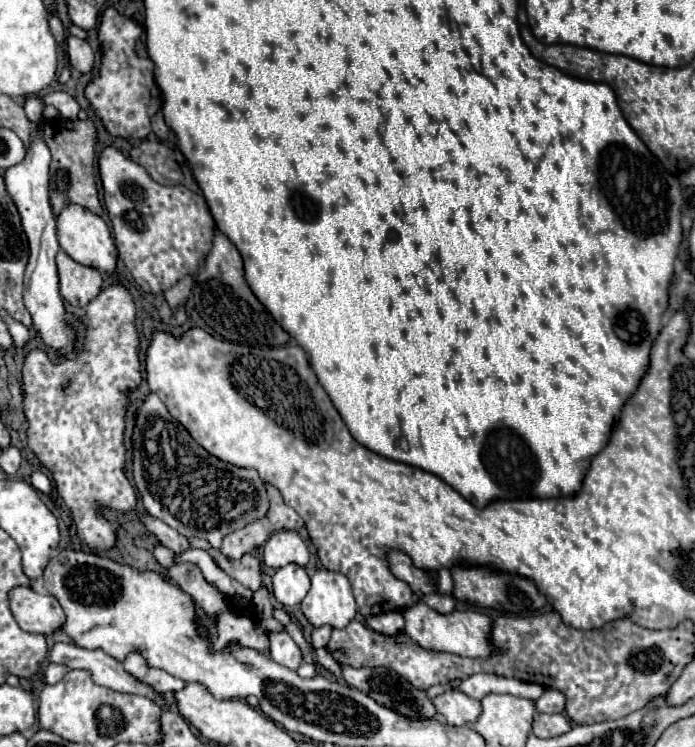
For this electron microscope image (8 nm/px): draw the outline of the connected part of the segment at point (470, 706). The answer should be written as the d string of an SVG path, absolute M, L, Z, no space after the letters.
M447 690L433 700L437 712L453 726L473 724L481 714L481 702L461 690Z

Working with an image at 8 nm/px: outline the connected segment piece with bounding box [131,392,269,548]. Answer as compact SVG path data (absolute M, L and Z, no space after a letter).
M155 392L143 398L135 414L131 442L133 480L141 494L143 508L179 534L205 538L213 548L221 548L227 534L267 516L269 496L257 470L239 468L209 454L191 438L181 422L169 414Z

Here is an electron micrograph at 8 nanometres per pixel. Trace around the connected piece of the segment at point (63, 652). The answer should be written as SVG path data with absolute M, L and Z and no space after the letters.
M59 642L59 644L53 644L53 646L49 648L47 660L49 660L49 662L55 662L55 664L65 664L65 666L69 666L69 668L87 670L87 672L91 672L91 678L93 678L95 684L107 686L107 688L113 688L113 690L125 692L125 694L145 696L145 698L149 698L151 702L155 702L157 706L163 706L163 704L165 704L165 706L173 706L173 704L177 704L173 692L157 692L157 690L153 690L149 684L145 684L145 682L137 680L135 676L131 676L131 674L123 668L121 662L117 662L113 656L109 656L109 654L103 652L103 650L85 650L85 648L79 648L79 646L75 646L75 644Z

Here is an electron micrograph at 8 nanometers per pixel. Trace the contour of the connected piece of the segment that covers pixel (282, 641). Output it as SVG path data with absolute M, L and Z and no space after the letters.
M271 632L269 642L271 642L271 658L277 664L287 666L289 670L297 670L301 666L303 652L287 632L279 632L279 634Z

